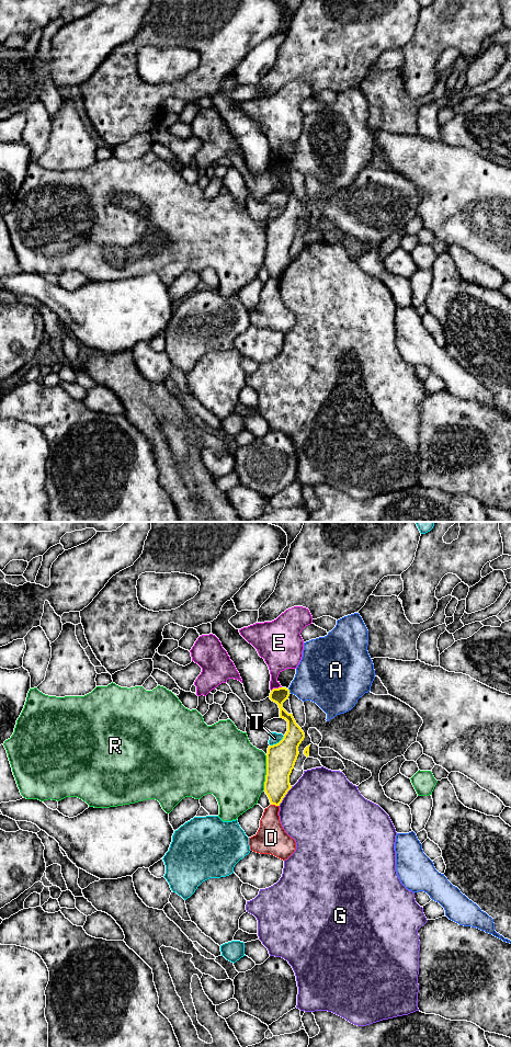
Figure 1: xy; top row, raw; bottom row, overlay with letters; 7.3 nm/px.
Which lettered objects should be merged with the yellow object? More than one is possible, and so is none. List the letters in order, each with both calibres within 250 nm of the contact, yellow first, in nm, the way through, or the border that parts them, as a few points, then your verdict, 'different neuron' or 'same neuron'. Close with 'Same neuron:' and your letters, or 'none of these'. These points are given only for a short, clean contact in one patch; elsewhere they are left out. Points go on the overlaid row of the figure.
A: 110/360 nm | different neuron
D: 190/220 nm | along xy (271, 804), (277, 806) | different neuron
E: 110/220 nm | different neuron
G: 200/480 nm | different neuron
R: 220/460 nm | along xy (267, 755), (267, 774), (263, 789) | different neuron
T: 220/80 nm | different neuron
Same neuron: none of these

